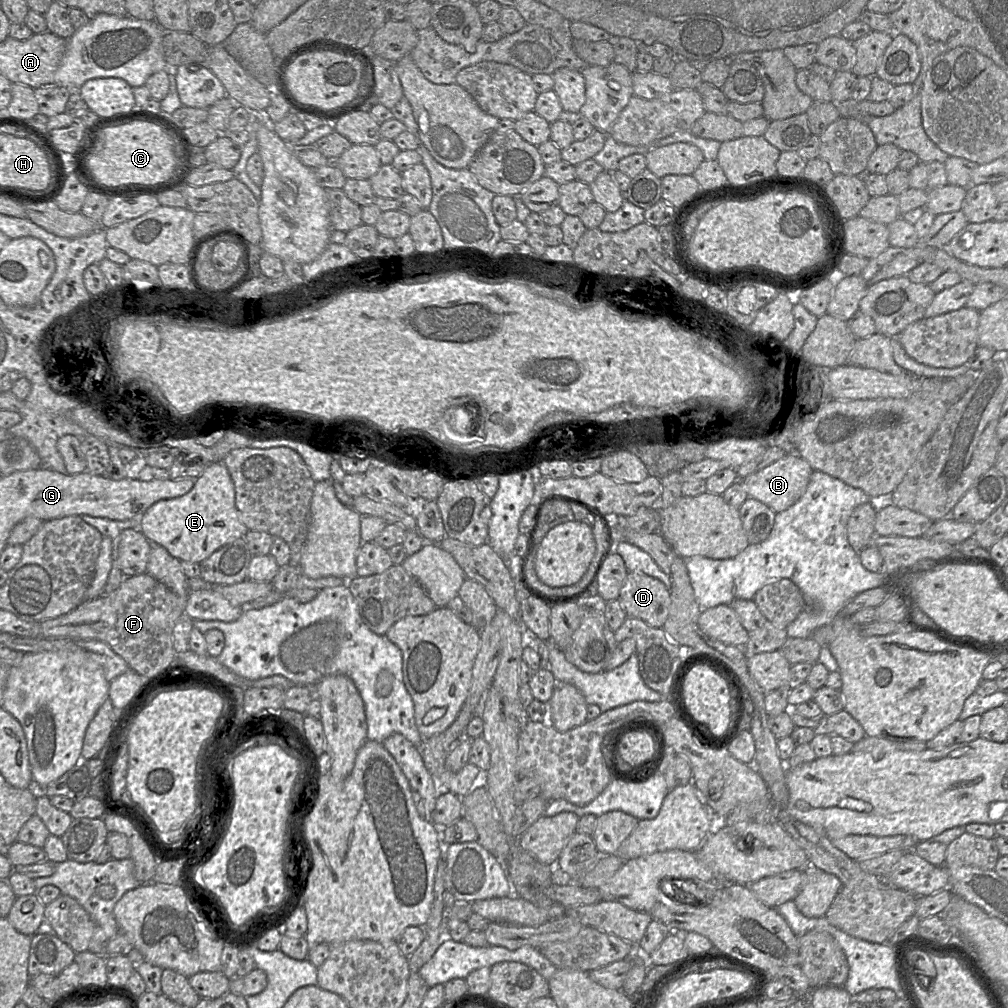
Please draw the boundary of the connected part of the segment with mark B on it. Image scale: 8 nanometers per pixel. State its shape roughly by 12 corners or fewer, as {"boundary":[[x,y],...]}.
{"boundary":[[797,453],[739,478],[774,512],[804,494],[811,465]]}

